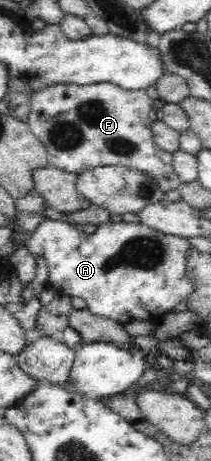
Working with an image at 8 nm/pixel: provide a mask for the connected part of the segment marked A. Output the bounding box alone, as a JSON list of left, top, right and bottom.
[24,219,193,324]

